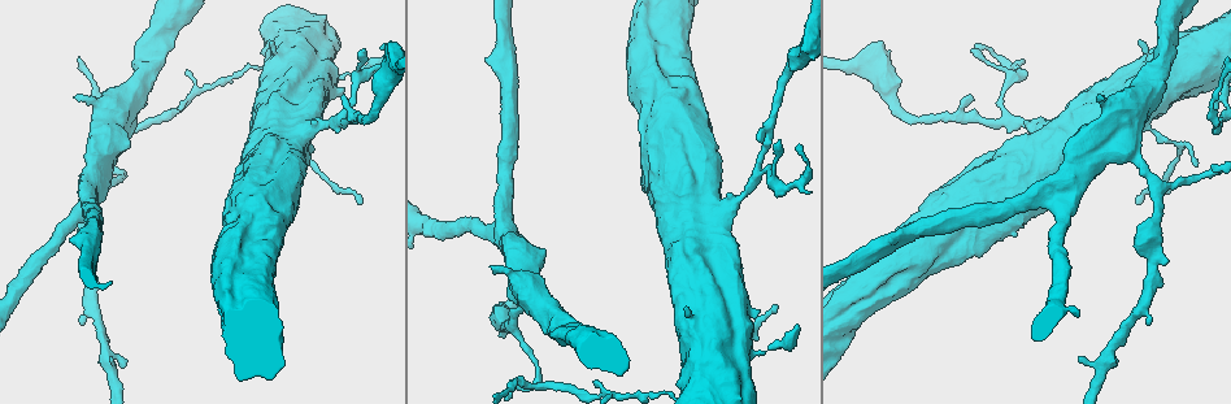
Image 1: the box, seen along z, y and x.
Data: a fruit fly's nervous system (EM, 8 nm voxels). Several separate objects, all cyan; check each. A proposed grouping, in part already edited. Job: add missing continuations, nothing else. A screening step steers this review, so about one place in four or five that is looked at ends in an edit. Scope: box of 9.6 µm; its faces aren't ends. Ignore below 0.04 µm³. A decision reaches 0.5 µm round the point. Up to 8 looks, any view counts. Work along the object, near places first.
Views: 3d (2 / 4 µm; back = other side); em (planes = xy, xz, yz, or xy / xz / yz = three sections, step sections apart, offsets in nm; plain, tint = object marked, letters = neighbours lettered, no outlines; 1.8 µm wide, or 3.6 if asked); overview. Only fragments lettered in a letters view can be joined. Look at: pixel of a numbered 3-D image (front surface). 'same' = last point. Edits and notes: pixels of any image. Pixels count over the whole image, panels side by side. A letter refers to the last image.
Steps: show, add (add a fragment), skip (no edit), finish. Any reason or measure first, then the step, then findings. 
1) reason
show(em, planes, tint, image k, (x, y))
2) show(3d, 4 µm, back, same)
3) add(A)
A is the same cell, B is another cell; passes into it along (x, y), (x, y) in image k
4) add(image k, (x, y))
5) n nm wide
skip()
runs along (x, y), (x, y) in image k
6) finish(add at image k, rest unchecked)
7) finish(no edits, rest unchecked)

tapers out
show(3d, 2 µm, image 1, (778, 141))

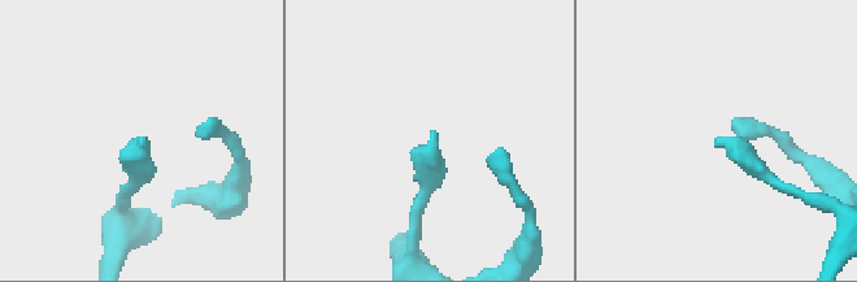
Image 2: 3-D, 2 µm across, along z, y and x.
now the EM
show(em, planes, letters, image 2, (718, 140))

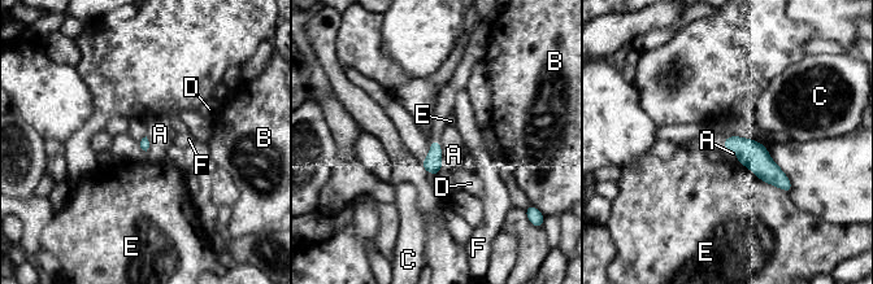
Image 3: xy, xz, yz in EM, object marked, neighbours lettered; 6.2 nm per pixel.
skip()
A, B, C, D, E and F are other cells; runs along (728, 140), (743, 147), (787, 187) in image 3; none of them fits

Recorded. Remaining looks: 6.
free end
show(3d, 2 µm, image 1, (347, 73))

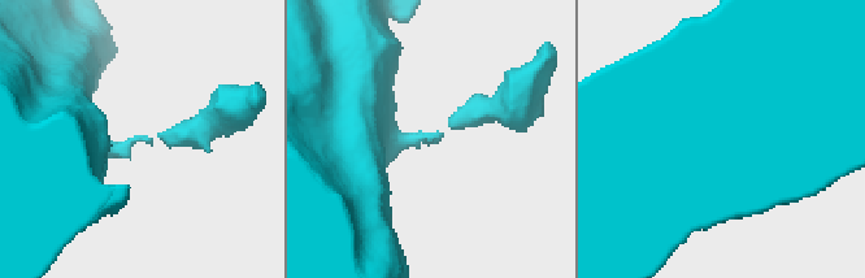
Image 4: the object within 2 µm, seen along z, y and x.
shape alone is not enough
show(em, xy, step 16, tint, image 4, (440, 134))

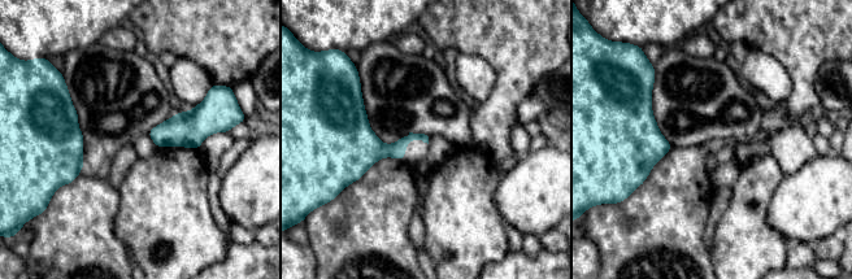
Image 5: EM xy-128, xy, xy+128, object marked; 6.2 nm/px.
cut it another way
show(em, planes, letters, same)

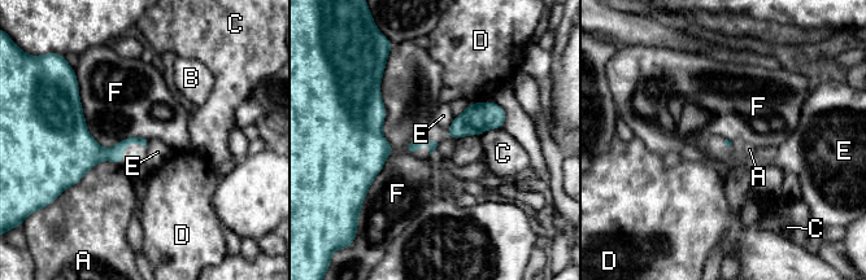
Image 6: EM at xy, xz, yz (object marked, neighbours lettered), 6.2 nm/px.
skip()
A, B, C, D, E and F are other cells; border along (455, 116), (448, 128) in image 6; none of them fits

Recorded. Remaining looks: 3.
branch stops here
show(3d, 4 µm, image 1, (75, 99))

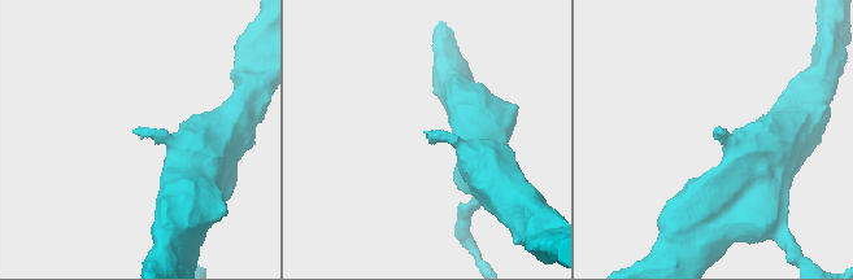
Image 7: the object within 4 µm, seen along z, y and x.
need the tissue
show(em, 3.6 µm, planes, tint, image 7, (427, 133))

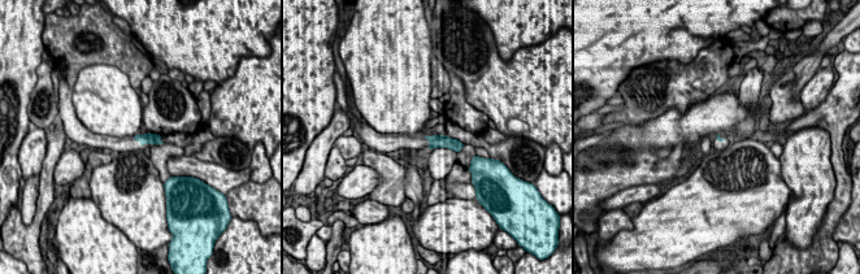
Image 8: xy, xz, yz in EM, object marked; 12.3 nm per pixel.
show(em, 3.6 µm, planes, letters, same)

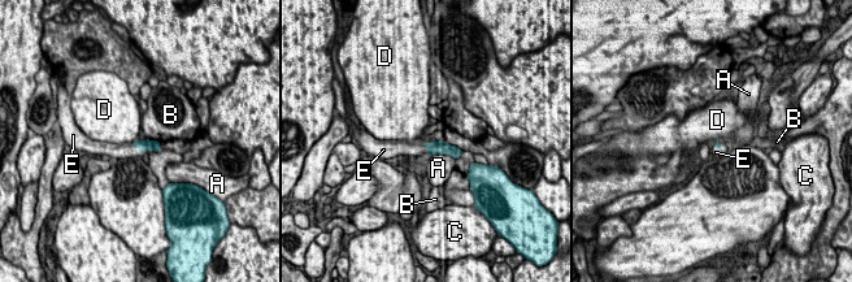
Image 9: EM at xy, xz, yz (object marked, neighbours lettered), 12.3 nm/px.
add(E)
E is the same cell, A, B, C and D are other cells; passes into it along (147, 144), (143, 150), (125, 150) in image 9; the neuron continues

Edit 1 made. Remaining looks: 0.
finish(add at image 9, rest unchecked)

